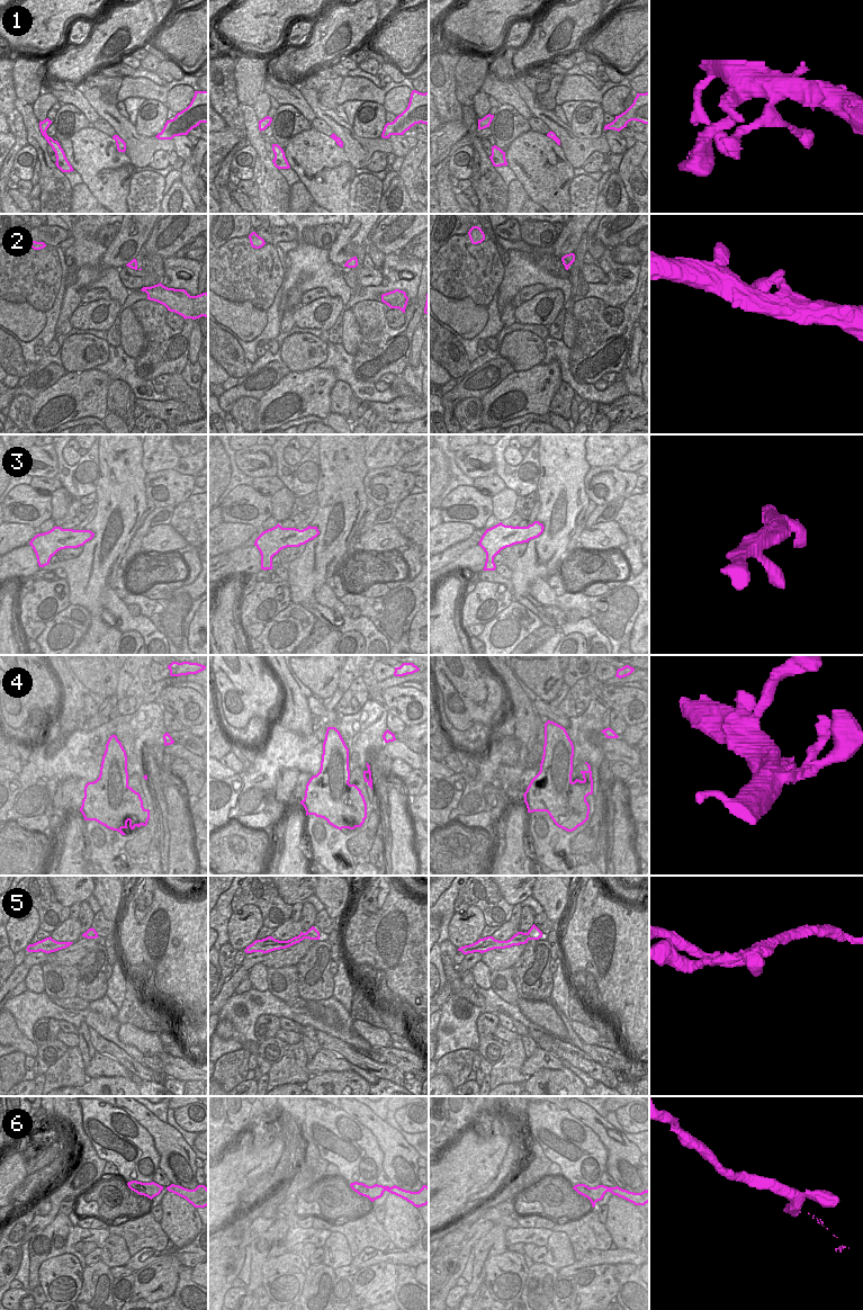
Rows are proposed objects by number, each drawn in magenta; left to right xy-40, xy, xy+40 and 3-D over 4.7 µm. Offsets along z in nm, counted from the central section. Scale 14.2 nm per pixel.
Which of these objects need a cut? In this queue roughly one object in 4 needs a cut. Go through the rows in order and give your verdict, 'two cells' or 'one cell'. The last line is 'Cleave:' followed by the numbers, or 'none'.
1: two cells
2: one cell
3: one cell
4: one cell
5: one cell
6: two cells
Cleave: 1, 6

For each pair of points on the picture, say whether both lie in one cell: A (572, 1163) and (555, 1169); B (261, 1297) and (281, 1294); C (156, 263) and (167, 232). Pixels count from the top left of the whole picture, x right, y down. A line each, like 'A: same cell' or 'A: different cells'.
A: different cells
B: different cells
C: different cells

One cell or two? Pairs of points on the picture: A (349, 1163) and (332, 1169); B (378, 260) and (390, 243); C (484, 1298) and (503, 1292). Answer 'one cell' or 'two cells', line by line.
A: two cells
B: two cells
C: two cells

